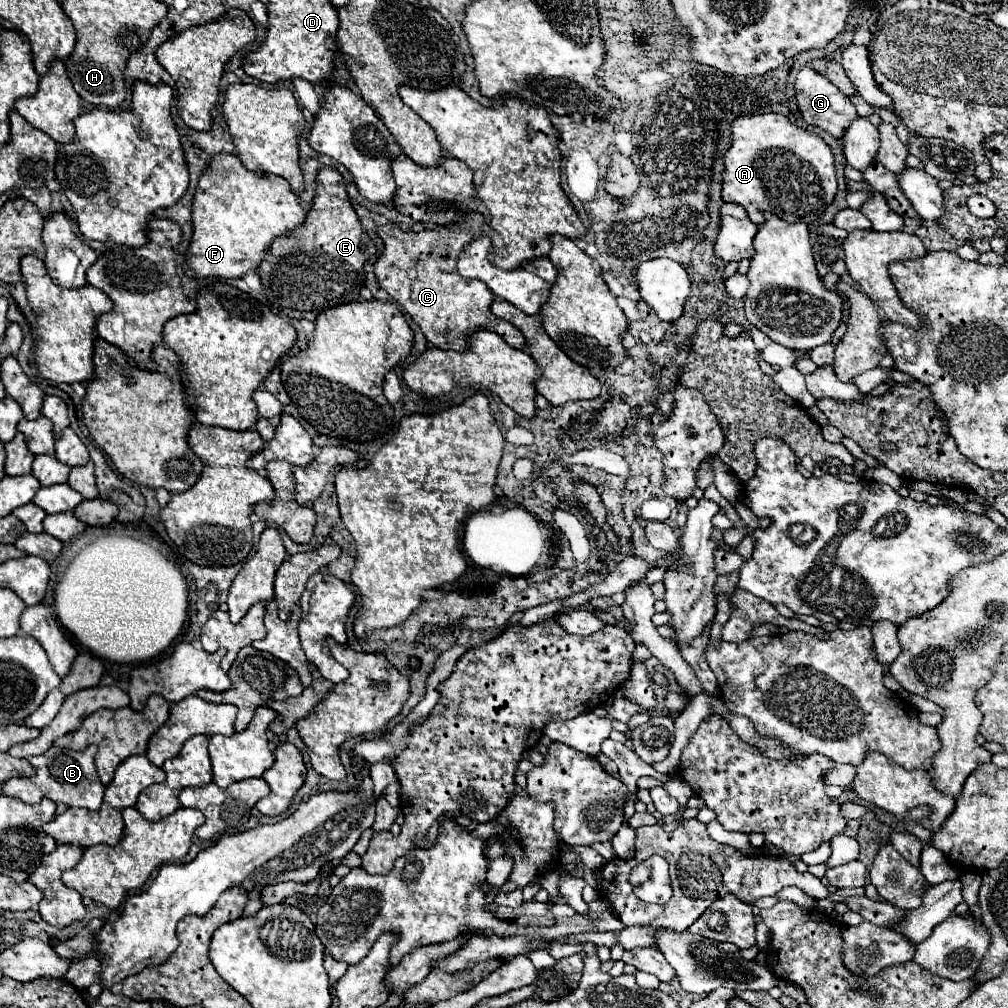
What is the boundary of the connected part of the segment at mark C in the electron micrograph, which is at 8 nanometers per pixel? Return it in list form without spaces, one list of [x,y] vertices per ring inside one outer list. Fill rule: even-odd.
[[[464,213],[458,221],[442,227],[424,229],[420,233],[402,231],[398,227],[378,227],[376,233],[384,241],[384,251],[374,261],[374,273],[380,287],[414,319],[428,343],[438,349],[462,351],[466,337],[478,329],[496,331],[500,323],[500,335],[516,349],[524,349],[524,335],[504,319],[490,313],[494,295],[487,285],[478,280],[464,279],[456,273],[456,257],[470,239],[482,235],[484,215]]]

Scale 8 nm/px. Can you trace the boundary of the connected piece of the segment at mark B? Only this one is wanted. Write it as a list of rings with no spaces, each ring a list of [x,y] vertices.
[[[90,745],[84,751],[70,751],[62,747],[50,747],[44,755],[28,757],[32,767],[36,769],[34,777],[28,779],[10,779],[4,783],[4,795],[22,799],[26,803],[38,803],[42,797],[48,797],[56,803],[64,803],[68,807],[86,807],[96,811],[102,805],[104,797],[104,785],[98,779],[96,767],[94,767],[94,755],[98,747]]]

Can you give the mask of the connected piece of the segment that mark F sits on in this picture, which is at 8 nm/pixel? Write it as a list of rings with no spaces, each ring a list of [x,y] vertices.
[[[220,153],[208,163],[208,169],[202,173],[196,185],[196,193],[192,199],[192,241],[188,245],[188,267],[200,279],[234,279],[244,277],[248,271],[256,271],[270,243],[290,229],[302,225],[306,219],[306,209],[300,205],[298,195],[290,189],[290,185],[282,177],[248,171],[242,161],[232,153]]]

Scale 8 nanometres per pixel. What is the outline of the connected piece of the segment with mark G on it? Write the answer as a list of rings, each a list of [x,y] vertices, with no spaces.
[[[802,67],[796,73],[796,81],[794,81],[794,89],[796,89],[796,103],[798,103],[798,111],[802,115],[802,121],[806,125],[816,125],[824,131],[828,131],[832,137],[840,139],[846,131],[846,127],[850,125],[852,119],[858,117],[854,105],[850,103],[848,95],[844,95],[836,85],[832,85],[826,77],[822,77],[820,73],[816,73],[810,67]]]

